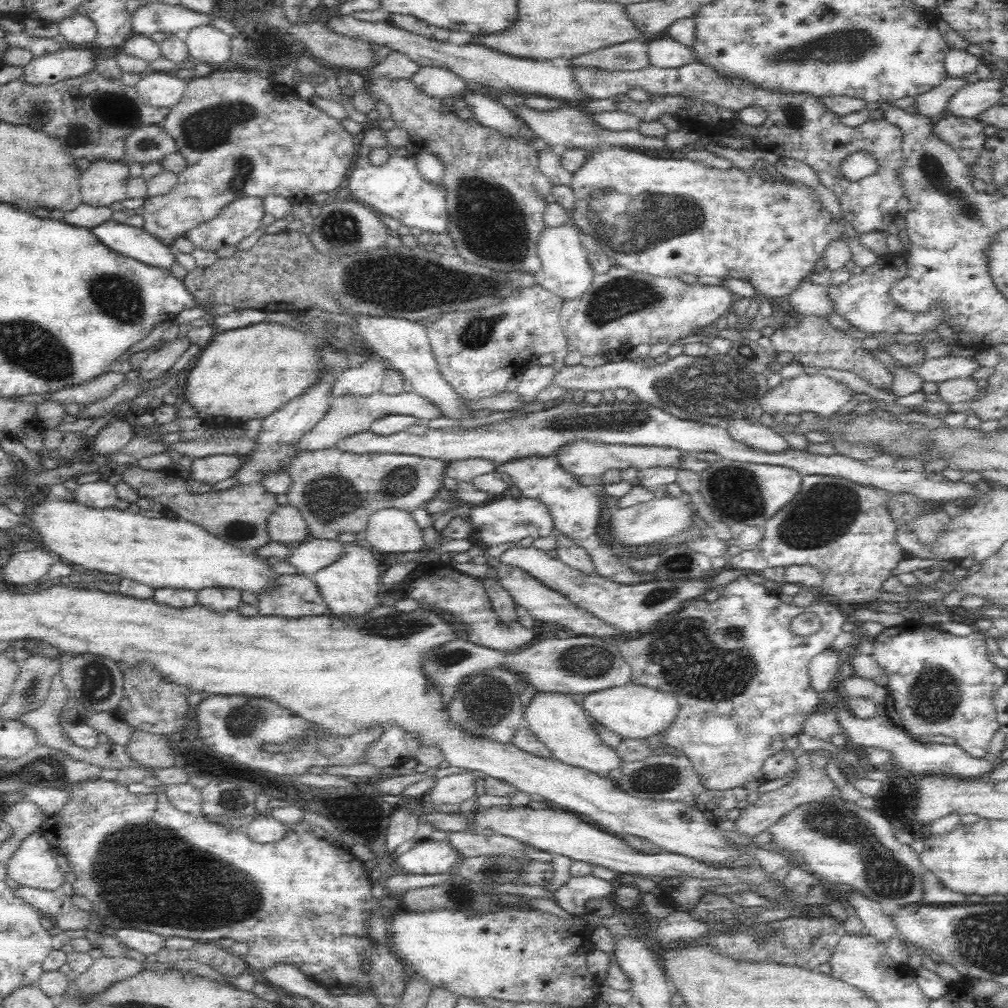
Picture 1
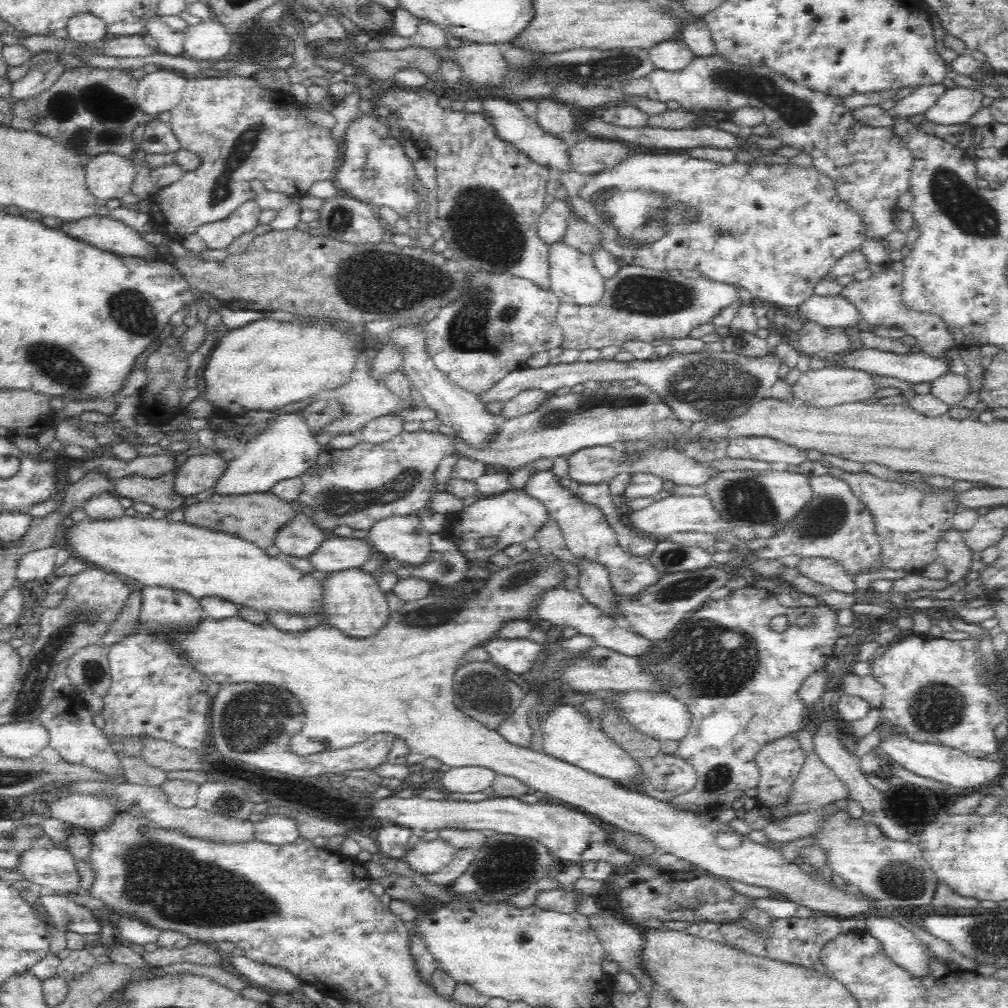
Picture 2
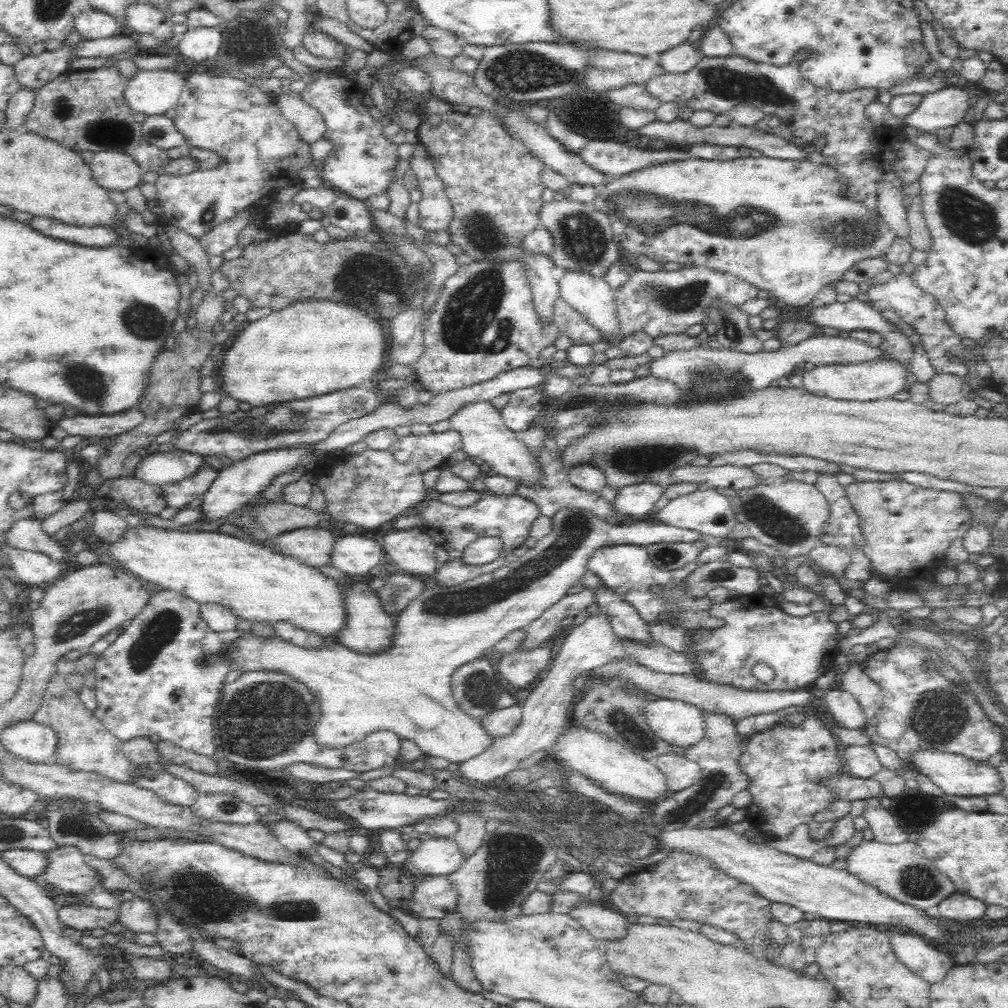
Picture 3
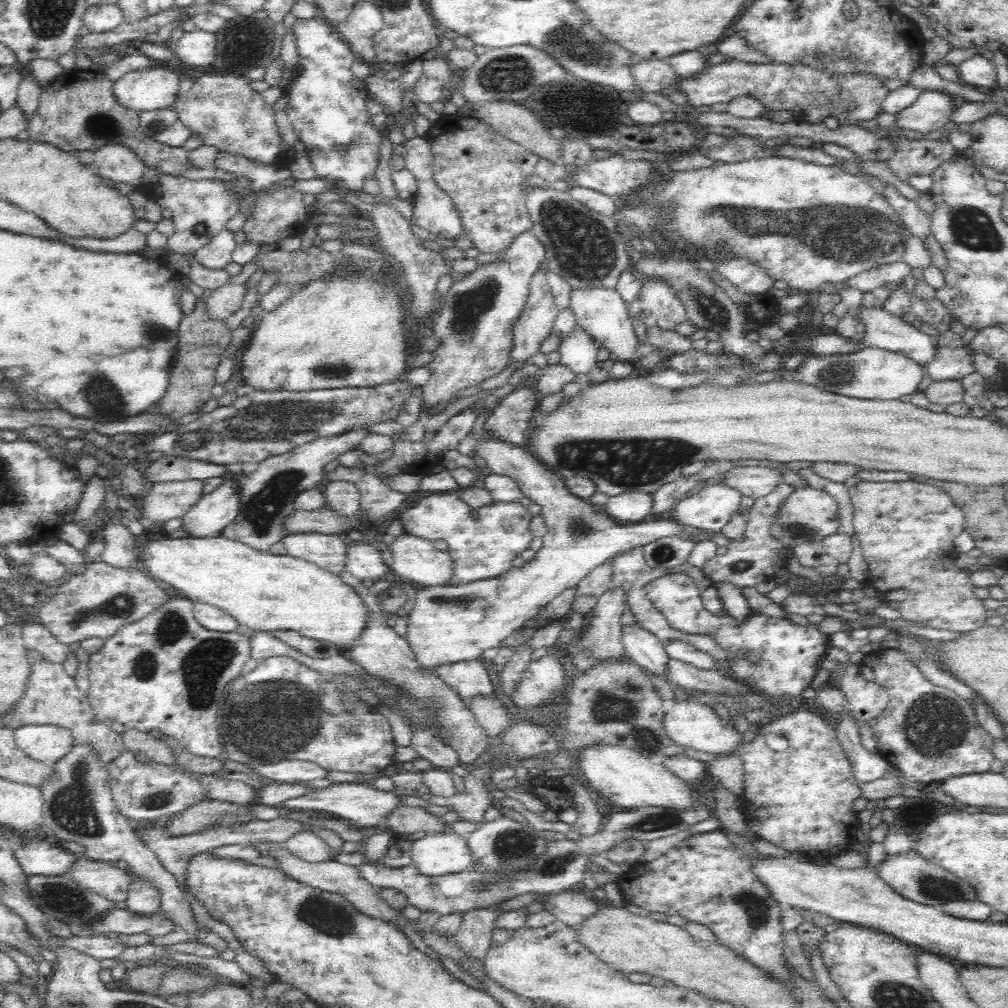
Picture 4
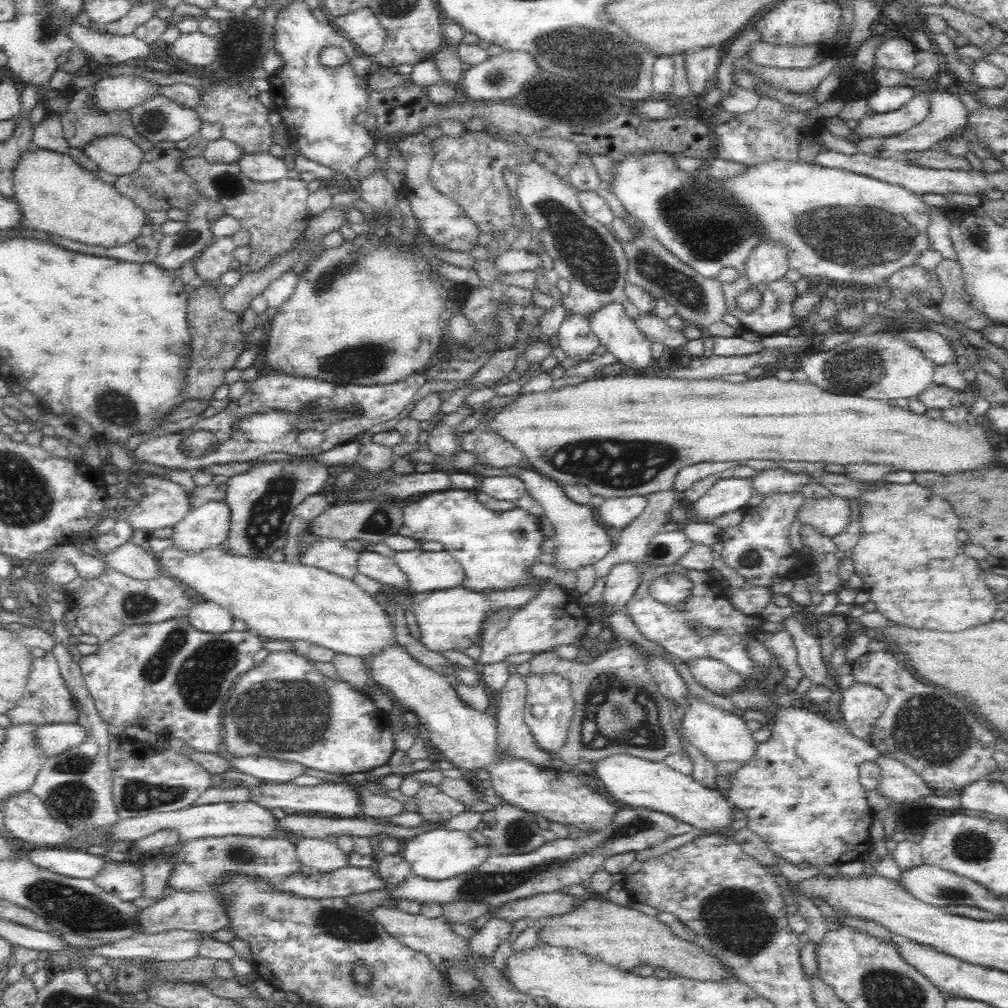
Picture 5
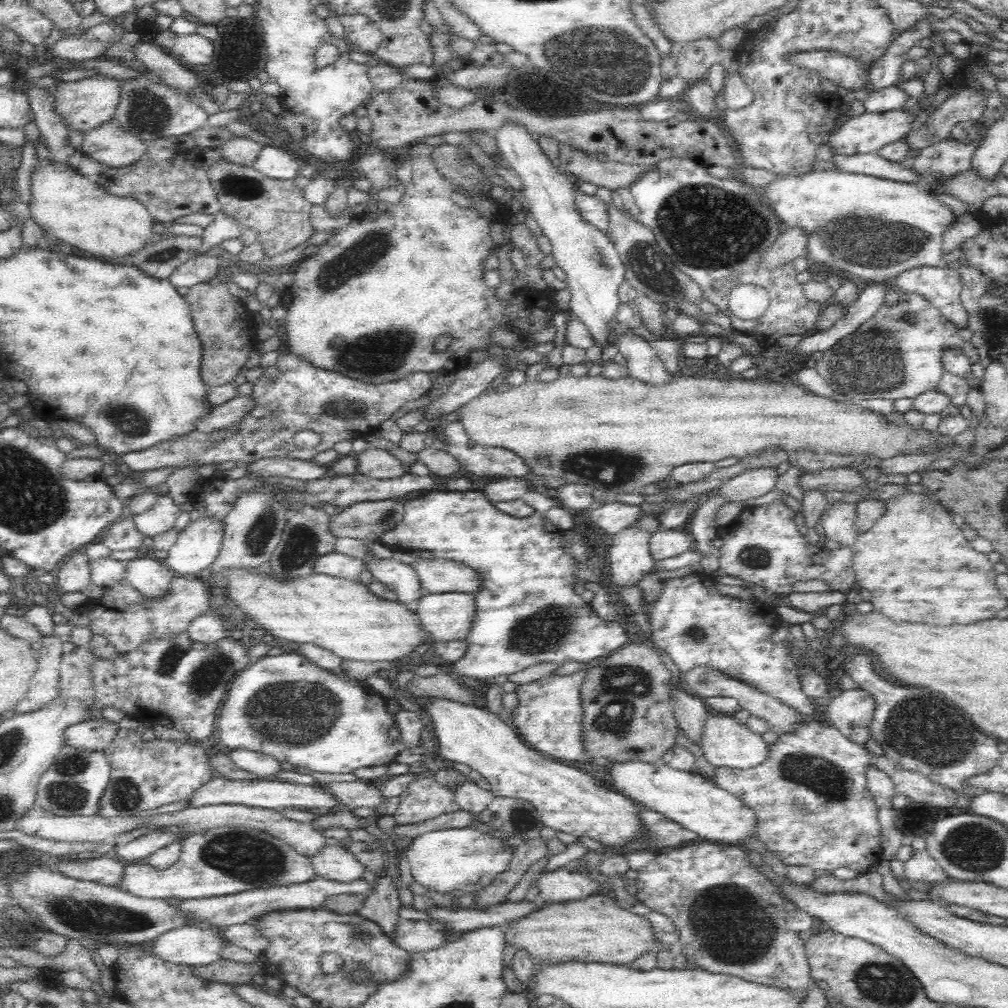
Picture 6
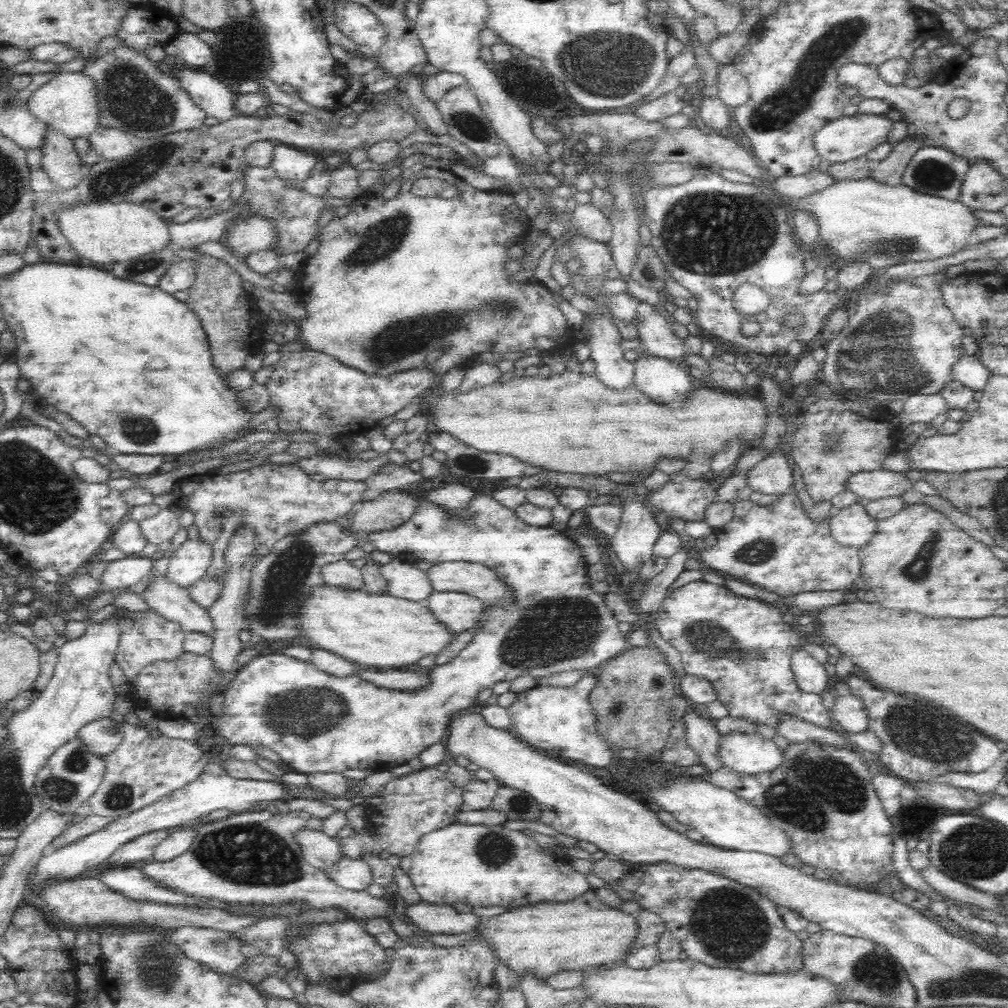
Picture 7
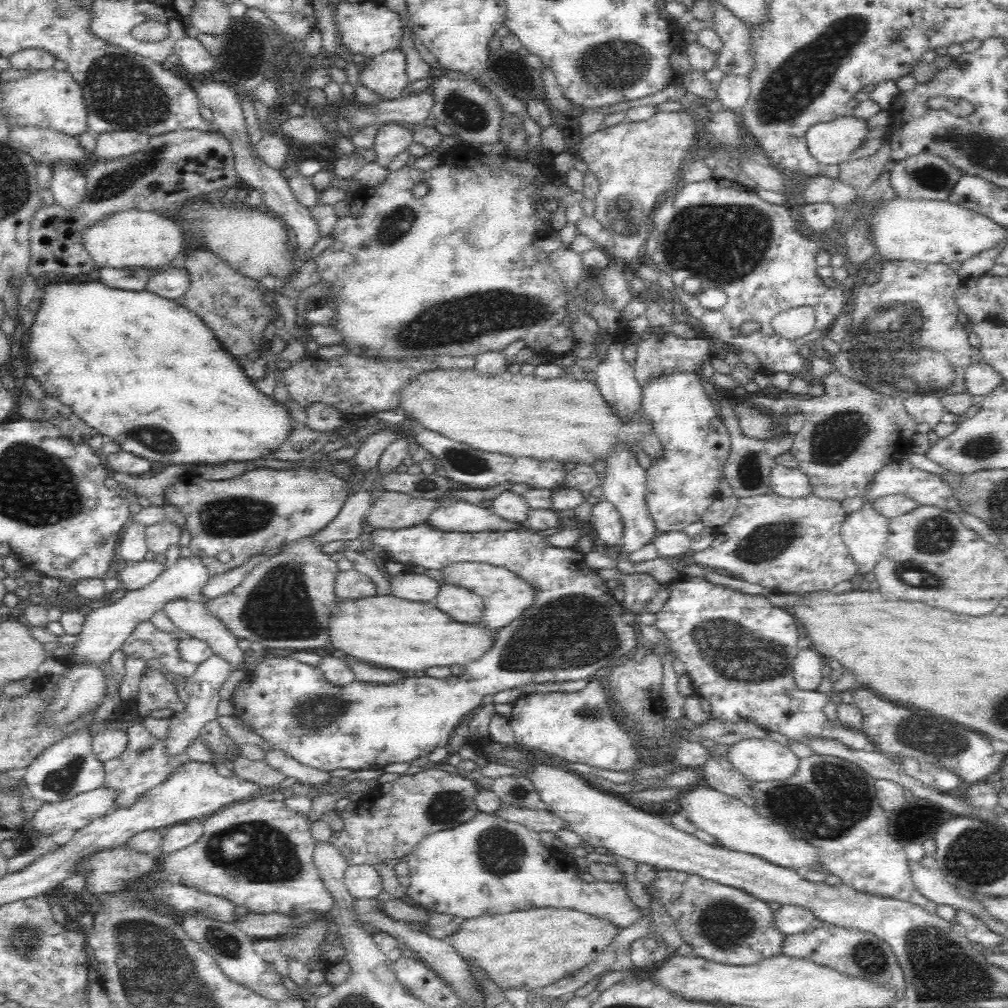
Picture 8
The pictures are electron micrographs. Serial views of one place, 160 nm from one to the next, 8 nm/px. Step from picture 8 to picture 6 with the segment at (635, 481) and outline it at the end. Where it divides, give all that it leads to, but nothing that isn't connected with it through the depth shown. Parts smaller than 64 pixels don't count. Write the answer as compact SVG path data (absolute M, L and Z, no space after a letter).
M634 524L616 533L610 553L610 580L616 588L637 586L652 570L655 560L650 555L648 540L651 537Z

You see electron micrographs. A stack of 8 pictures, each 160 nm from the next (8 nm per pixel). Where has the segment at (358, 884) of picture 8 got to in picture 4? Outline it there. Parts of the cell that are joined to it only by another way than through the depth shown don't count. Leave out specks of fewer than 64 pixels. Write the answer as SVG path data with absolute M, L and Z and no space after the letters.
M311 830L296 832L283 844L294 856L310 863L331 861L331 857L334 857L326 841Z

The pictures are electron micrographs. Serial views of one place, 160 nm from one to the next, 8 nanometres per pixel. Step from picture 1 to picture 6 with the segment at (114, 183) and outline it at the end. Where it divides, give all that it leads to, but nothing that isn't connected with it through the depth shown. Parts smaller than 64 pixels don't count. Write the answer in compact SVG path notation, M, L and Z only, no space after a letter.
M114 122L102 123L83 136L80 150L100 164L122 168L138 162L147 143Z

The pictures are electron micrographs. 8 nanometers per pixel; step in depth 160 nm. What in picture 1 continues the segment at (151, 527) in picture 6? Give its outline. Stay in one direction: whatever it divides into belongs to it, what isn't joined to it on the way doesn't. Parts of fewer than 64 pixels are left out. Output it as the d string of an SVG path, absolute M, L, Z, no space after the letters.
M217 454L193 459L190 477L198 482L216 484L232 478L240 470L243 461L238 455Z

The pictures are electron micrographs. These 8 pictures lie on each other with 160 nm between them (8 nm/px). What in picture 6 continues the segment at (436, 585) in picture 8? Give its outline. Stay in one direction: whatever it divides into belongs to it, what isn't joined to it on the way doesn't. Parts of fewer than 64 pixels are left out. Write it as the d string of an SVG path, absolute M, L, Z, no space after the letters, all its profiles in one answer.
M375 557L366 562L364 569L372 574L374 581L394 591L400 603L410 609L415 608L414 604L422 594L416 571L412 567L394 557Z

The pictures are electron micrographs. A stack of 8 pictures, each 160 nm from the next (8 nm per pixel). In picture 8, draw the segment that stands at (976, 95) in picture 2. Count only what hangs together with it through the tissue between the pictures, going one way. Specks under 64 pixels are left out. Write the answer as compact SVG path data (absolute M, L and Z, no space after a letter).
M843 116L815 124L805 137L809 153L823 166L850 160L864 141L872 139L870 135L866 120Z

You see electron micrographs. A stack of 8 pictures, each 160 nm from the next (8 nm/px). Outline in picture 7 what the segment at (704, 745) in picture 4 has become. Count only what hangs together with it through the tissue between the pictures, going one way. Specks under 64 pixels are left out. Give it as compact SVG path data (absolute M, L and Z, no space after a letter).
M757 732L721 735L717 750L721 766L741 774L771 772L782 761L781 751L776 744Z

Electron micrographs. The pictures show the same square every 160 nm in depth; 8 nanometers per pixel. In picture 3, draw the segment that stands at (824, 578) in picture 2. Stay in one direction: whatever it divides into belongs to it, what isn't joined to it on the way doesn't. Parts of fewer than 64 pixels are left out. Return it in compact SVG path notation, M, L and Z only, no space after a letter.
M818 544L808 552L807 556L814 562L813 566L828 572L829 576L836 579L837 582L840 582L840 578L845 576L846 569L851 563L850 554L834 546Z

